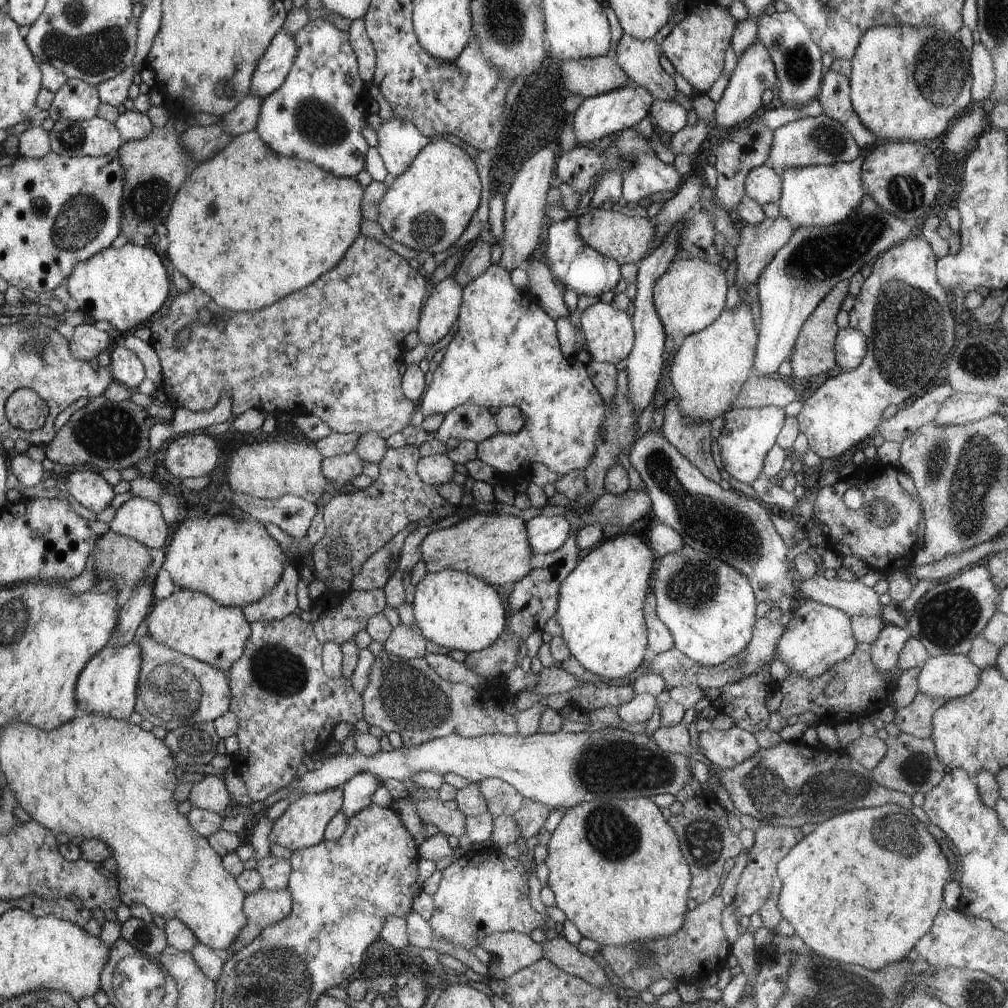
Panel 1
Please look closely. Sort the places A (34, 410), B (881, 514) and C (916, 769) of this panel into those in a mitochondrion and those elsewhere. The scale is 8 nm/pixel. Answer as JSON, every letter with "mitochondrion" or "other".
{"A":"other","B":"mitochondrion","C":"mitochondrion"}

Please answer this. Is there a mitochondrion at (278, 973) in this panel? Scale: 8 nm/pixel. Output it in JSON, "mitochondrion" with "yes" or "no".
{"mitochondrion":"yes"}

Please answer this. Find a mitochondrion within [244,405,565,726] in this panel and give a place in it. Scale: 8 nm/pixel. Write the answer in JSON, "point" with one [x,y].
{"point":[274,667]}

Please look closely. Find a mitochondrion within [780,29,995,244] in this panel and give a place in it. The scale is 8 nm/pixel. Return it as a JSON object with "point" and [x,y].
{"point":[941,68]}

